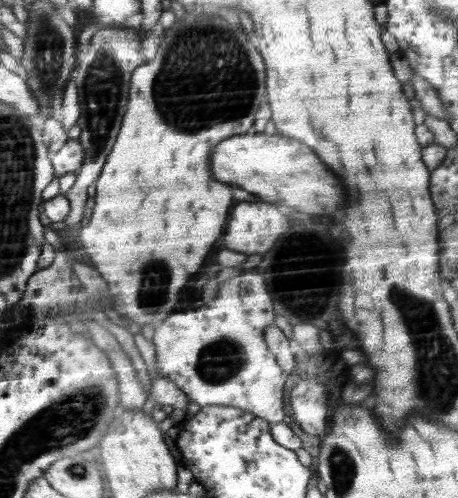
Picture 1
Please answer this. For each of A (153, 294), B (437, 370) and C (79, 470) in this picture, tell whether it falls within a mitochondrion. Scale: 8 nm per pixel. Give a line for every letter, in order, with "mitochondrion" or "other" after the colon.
A: mitochondrion
B: mitochondrion
C: mitochondrion

